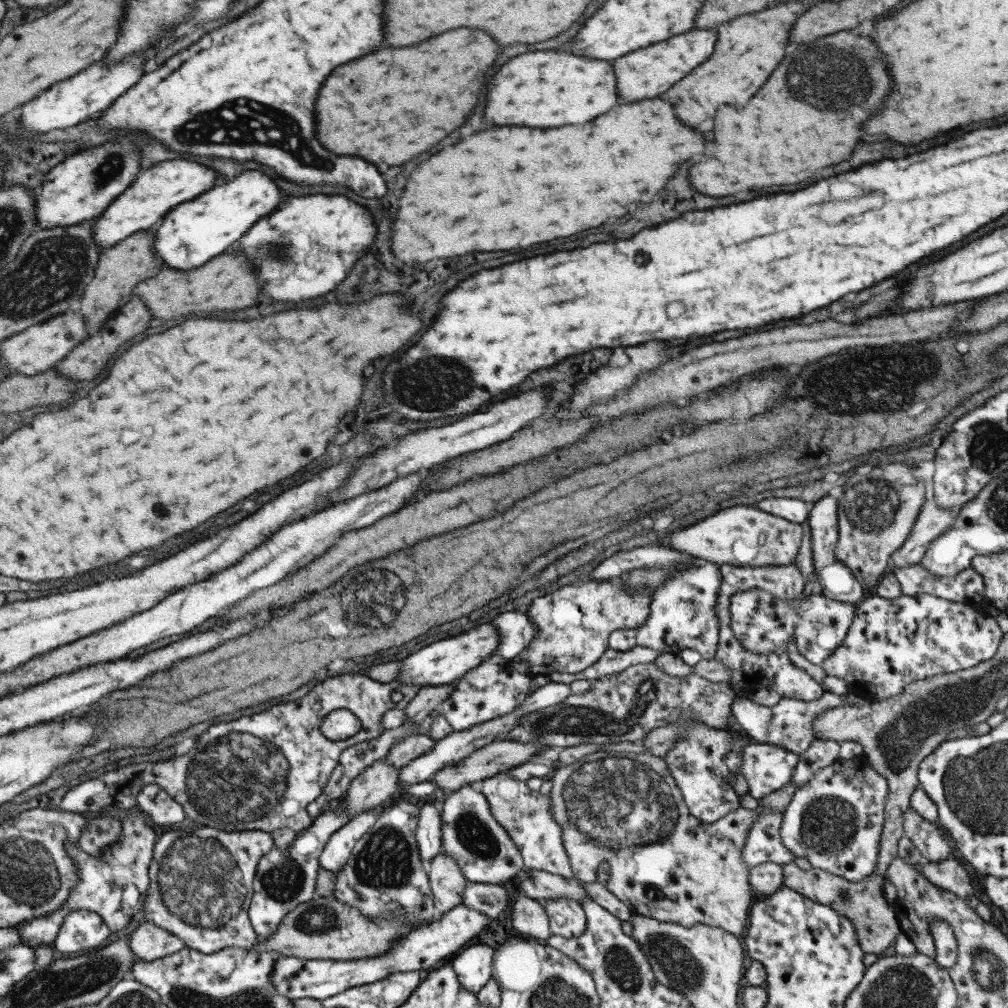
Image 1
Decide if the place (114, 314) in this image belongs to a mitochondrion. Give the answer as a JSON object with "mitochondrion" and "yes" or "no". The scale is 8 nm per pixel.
{"mitochondrion":"no"}

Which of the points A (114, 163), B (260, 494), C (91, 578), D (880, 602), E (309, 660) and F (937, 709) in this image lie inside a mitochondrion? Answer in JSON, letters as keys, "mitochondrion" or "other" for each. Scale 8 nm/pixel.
{"A":"mitochondrion","B":"other","C":"other","D":"other","E":"other","F":"mitochondrion"}

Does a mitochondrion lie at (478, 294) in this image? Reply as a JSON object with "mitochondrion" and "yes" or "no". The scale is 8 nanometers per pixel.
{"mitochondrion":"no"}

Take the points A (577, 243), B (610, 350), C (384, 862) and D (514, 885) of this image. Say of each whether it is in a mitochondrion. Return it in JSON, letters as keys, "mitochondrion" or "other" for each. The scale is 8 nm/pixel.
{"A":"other","B":"other","C":"mitochondrion","D":"other"}

